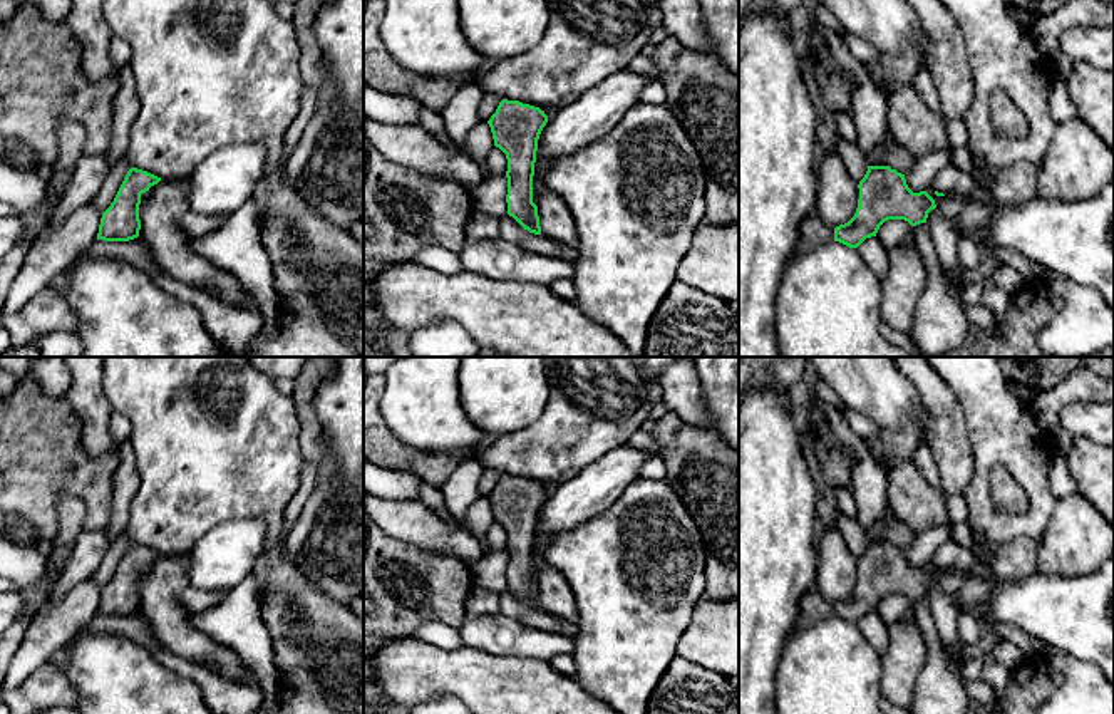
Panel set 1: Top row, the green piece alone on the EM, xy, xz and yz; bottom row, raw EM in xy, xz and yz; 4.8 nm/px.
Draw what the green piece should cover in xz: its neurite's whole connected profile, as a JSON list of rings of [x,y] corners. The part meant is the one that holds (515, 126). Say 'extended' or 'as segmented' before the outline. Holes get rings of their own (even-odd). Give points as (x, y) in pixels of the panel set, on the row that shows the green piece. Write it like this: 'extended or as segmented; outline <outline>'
as segmented; outline [[[503,99],[487,121],[494,146],[508,159],[508,215],[524,230],[541,235],[538,206],[533,203],[533,176],[538,139],[548,116],[539,107]]]

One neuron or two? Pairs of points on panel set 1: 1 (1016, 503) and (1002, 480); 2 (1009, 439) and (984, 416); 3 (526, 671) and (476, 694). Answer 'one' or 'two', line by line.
1: one
2: one
3: one

